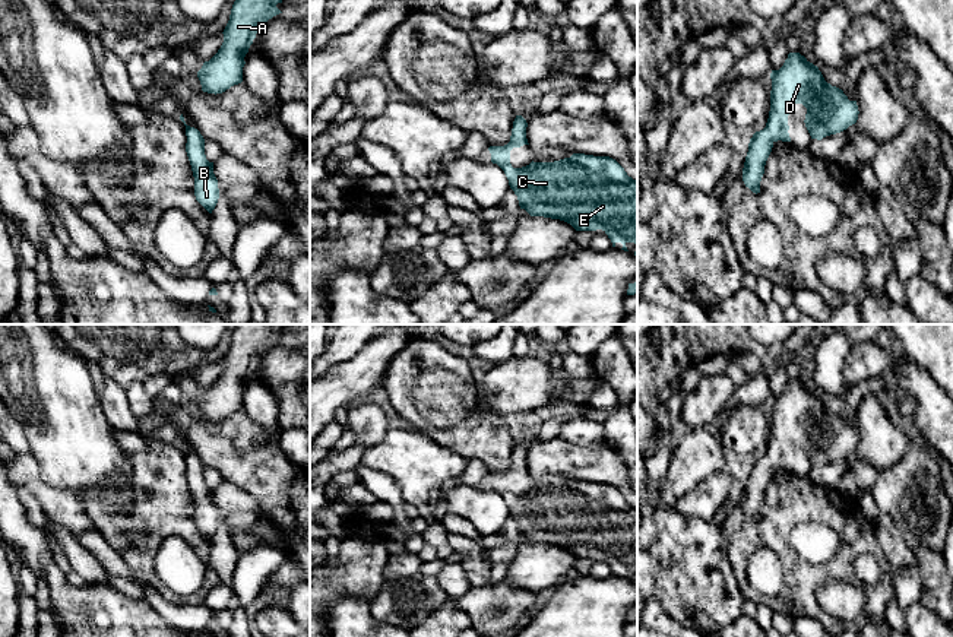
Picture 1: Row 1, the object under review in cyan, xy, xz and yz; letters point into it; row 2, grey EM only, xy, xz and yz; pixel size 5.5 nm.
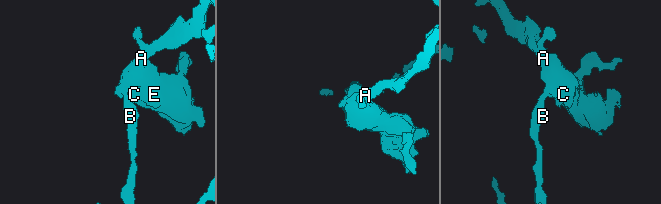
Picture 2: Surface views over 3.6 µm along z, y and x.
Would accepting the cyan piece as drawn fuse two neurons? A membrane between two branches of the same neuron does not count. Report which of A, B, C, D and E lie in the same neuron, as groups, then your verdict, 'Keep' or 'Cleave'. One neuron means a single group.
Groups: A B C D E. Keep

